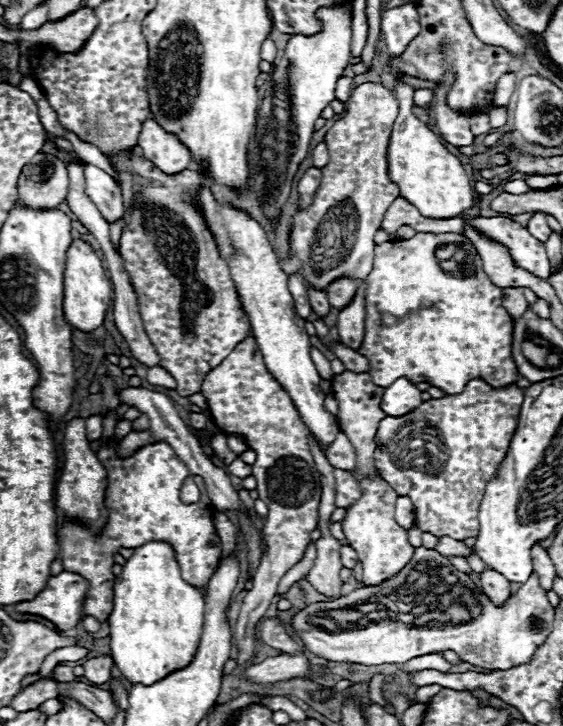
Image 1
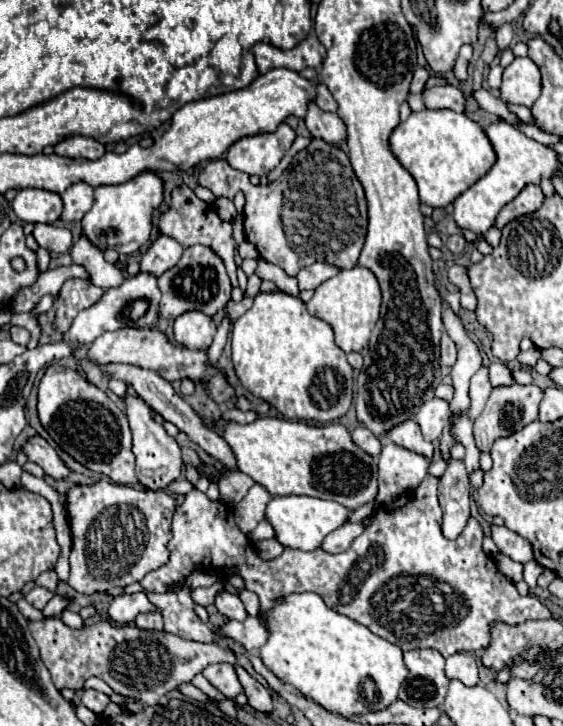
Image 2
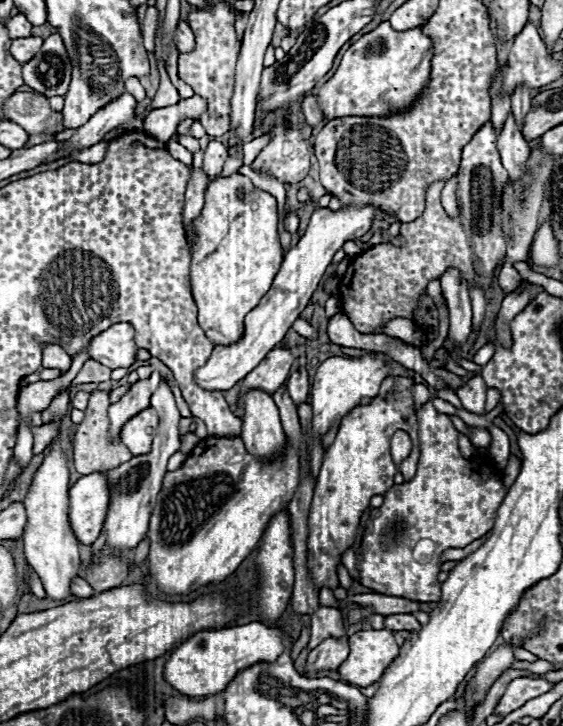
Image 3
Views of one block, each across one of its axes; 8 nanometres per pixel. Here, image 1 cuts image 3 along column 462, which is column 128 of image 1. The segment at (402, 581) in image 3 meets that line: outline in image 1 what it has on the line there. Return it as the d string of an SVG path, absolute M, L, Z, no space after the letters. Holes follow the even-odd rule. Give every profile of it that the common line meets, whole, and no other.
M158 442L158 444L150 444L150 446L142 446L142 448L138 448L138 452L136 452L134 456L124 458L124 460L114 458L114 452L112 452L112 458L110 458L110 462L108 462L106 470L108 470L108 492L106 492L106 500L104 500L104 504L106 504L106 508L108 508L108 524L106 524L106 528L104 528L102 536L94 540L94 538L92 538L92 534L90 534L84 526L80 526L80 524L62 522L62 524L58 526L58 546L60 546L60 554L58 554L58 558L62 560L64 570L84 576L84 578L88 580L88 584L90 584L90 586L88 586L88 592L86 592L86 600L84 600L84 616L92 616L92 618L96 618L98 622L106 622L106 620L108 620L108 616L110 616L110 612L112 612L112 606L114 606L114 580L116 580L114 572L110 572L110 570L112 570L112 566L114 566L114 554L116 554L116 552L118 552L118 548L122 548L122 546L124 546L124 548L138 548L140 544L146 544L148 540L166 540L166 542L170 542L170 544L172 544L172 548L176 550L176 560L178 560L178 564L180 564L180 570L182 570L184 580L188 580L188 584L192 584L192 586L196 586L196 588L206 586L206 582L210 580L212 572L214 572L214 570L216 570L216 566L218 566L218 560L220 560L220 554L222 554L222 542L220 542L220 536L218 536L216 526L214 526L214 522L212 522L212 502L210 502L210 498L208 498L208 494L206 494L206 484L204 484L204 478L202 478L202 476L198 476L200 502L196 502L196 504L182 504L182 502L180 502L180 486L182 486L184 478L186 478L190 472L188 472L188 468L186 468L186 466L178 460L178 456L174 454L174 450L172 450L166 442Z

